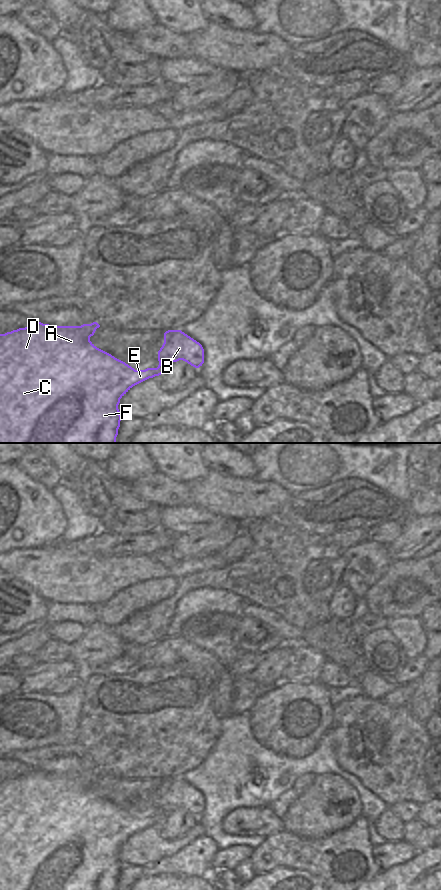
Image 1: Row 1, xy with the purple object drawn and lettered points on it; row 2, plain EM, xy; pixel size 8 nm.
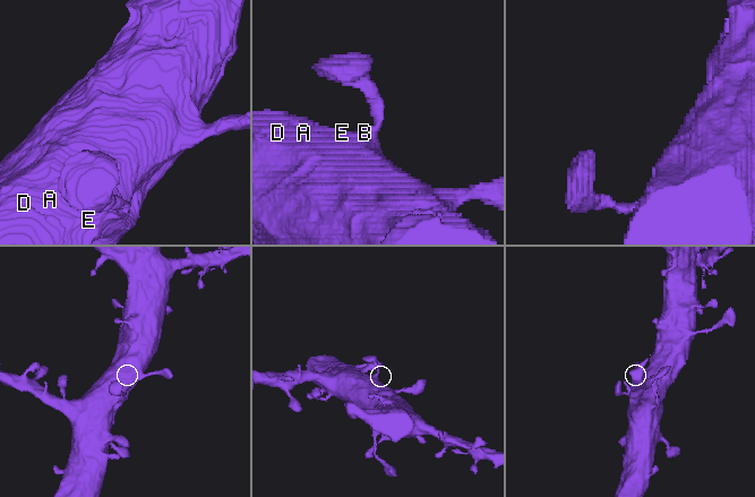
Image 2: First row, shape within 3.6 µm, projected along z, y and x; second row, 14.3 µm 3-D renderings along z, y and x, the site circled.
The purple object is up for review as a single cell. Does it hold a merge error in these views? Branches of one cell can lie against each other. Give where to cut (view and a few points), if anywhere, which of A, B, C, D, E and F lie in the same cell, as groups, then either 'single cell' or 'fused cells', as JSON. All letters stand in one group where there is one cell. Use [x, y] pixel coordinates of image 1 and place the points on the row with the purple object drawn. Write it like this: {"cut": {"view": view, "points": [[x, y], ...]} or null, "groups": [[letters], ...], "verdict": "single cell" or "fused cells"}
{"cut": null, "groups": [["A", "B", "C", "D", "E", "F"]], "verdict": "single cell"}

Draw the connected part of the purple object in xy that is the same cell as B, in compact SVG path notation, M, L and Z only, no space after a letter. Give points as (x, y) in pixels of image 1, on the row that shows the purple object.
M34 322L25 327L0 334L0 443L116 443L120 421L122 419L118 405L120 399L135 385L163 373L171 363L183 360L195 368L204 363L204 349L202 345L182 332L181 330L168 330L164 333L164 343L158 351L159 365L157 368L135 370L125 362L111 354L97 348L90 337L94 335L100 325L97 322L81 326L51 326L41 322Z

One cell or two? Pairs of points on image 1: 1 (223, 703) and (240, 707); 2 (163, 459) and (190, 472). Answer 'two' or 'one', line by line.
1: two
2: one

